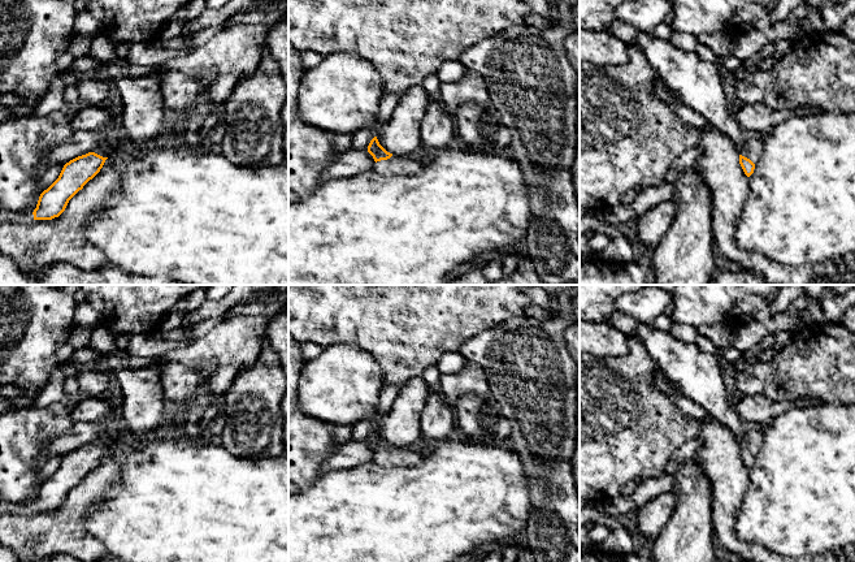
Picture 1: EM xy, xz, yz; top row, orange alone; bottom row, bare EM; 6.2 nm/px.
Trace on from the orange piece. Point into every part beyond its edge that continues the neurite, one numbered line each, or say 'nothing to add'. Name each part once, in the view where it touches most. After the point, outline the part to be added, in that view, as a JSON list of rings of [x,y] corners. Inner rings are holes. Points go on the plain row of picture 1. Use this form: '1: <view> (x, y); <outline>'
1: xz (396, 457); [[[392,446],[387,451],[377,453],[373,461],[379,466],[408,467],[416,466],[420,458],[420,453],[409,448]]]

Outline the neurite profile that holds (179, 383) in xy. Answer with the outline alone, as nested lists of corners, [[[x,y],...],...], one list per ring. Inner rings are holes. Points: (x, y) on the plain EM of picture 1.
[[[161,359],[160,368],[165,399],[179,405],[183,410],[201,388],[203,377],[192,367],[172,359]]]

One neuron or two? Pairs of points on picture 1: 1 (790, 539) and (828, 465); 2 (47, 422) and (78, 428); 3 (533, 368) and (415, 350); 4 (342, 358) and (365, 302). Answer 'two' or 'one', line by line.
1: one
2: two
3: two
4: two

